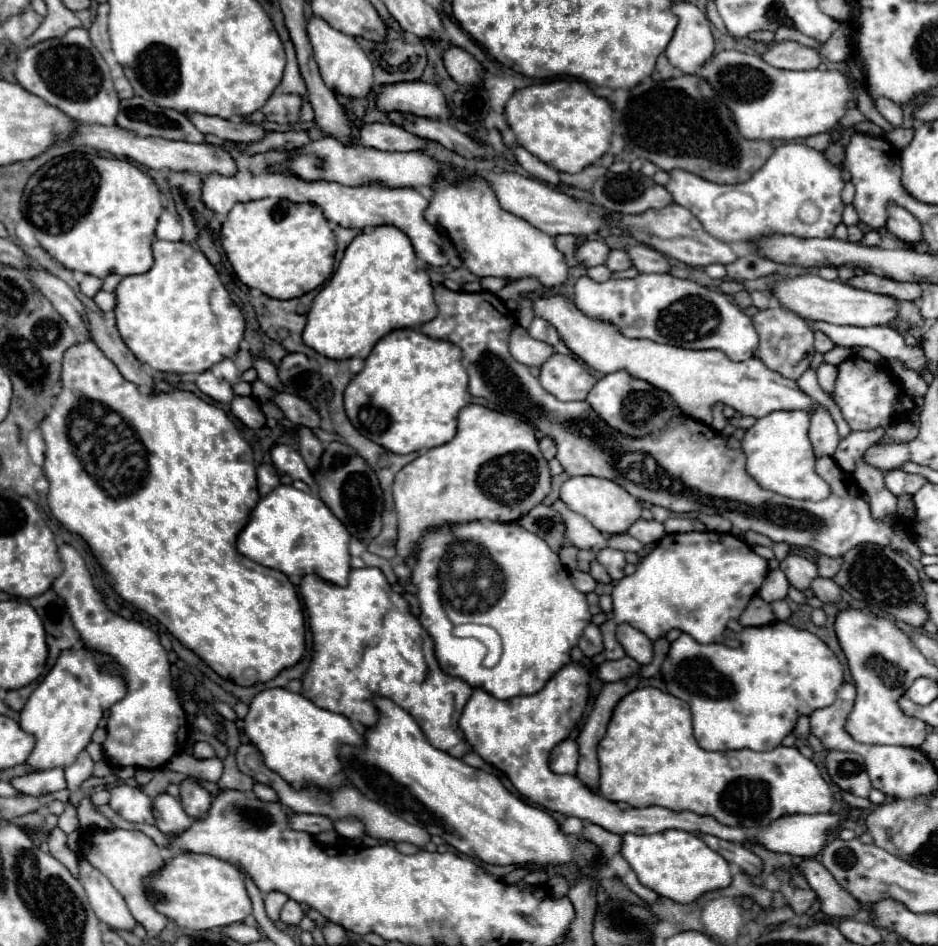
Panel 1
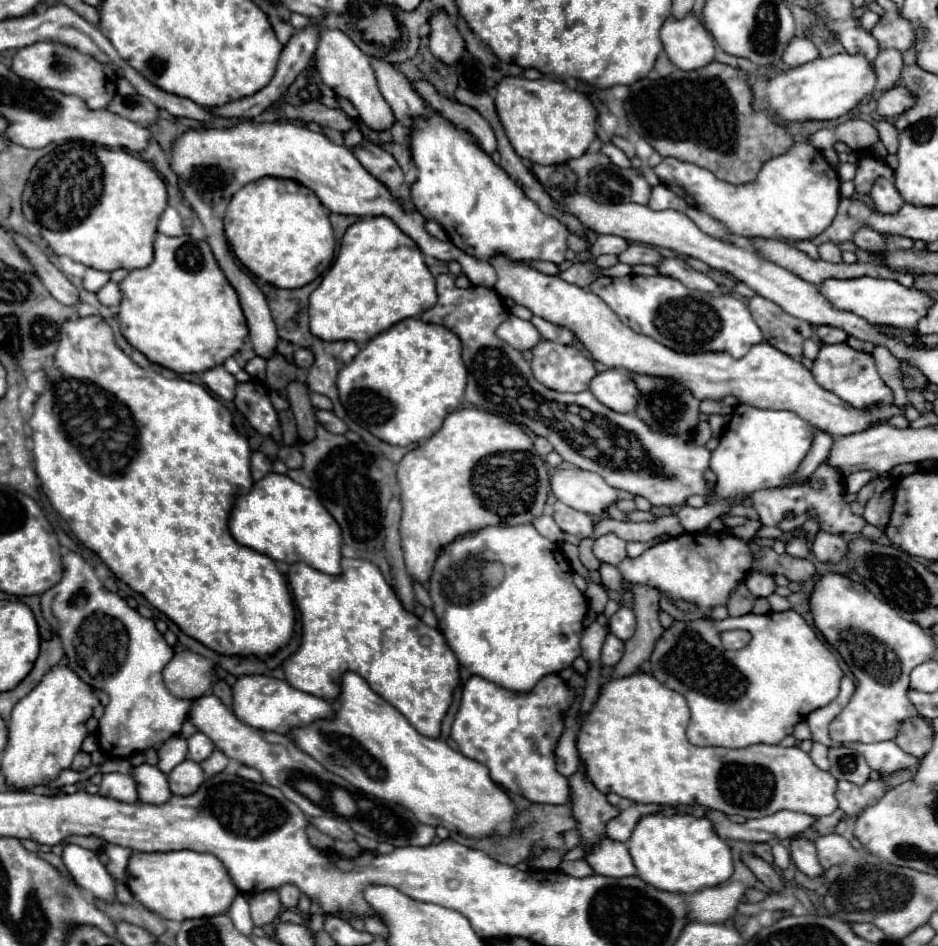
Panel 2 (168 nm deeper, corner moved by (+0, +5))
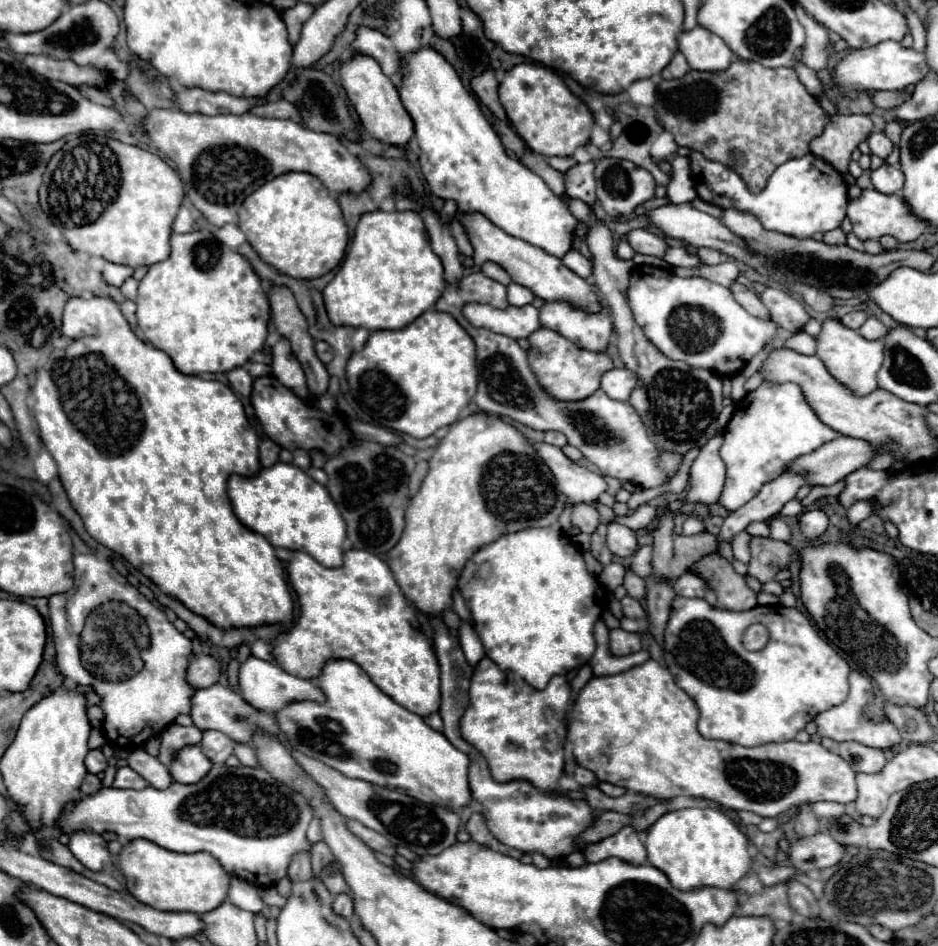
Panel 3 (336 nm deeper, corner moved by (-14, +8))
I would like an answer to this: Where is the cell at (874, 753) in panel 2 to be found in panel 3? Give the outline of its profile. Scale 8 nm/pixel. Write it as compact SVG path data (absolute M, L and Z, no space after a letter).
M853 671L851 673L851 691L847 695L847 699L837 705L831 707L823 713L819 713L813 721L817 723L817 735L819 737L831 737L835 741L859 741L863 745L869 747L879 747L879 749L887 749L887 747L897 747L901 743L901 735L895 729L895 725L889 725L889 721L875 721L865 717L865 707L875 699L875 687L871 683L871 677L867 673L861 671Z

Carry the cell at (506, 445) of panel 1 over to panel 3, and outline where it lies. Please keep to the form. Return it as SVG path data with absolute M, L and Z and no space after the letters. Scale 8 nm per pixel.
M473 413L455 421L447 435L435 447L429 459L429 473L421 483L421 489L411 497L407 507L407 529L403 529L397 545L387 553L387 565L391 567L395 581L413 607L429 617L441 617L453 605L453 591L465 563L481 547L493 543L501 535L515 533L527 527L553 525L567 505L567 497L557 489L555 477L549 467L535 455L529 441L509 423L495 415Z

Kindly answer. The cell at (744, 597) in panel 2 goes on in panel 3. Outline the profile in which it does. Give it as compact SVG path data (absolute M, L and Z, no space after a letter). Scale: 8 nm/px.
M719 553L705 555L695 561L689 571L701 575L707 585L717 593L717 607L727 611L747 611L757 607L757 593L745 583L745 577L735 573L731 563Z

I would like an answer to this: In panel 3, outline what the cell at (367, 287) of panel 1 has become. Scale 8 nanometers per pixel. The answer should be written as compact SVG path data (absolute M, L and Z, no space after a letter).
M371 211L365 213L357 227L343 265L333 281L323 289L325 307L333 325L377 329L403 329L415 321L423 311L431 309L445 289L441 259L433 253L423 219L415 211Z

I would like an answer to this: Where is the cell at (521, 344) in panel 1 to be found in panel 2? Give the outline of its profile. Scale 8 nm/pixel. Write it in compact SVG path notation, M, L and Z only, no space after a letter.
M509 316L499 328L497 328L497 336L507 342L509 346L513 346L515 350L531 350L537 346L537 342L541 342L541 336L537 334L537 328L527 322L521 320L517 316Z

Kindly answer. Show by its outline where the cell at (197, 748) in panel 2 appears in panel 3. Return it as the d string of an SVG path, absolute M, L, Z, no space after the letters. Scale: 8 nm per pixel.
M203 731L201 739L201 751L213 761L213 763L225 763L229 755L233 753L235 741L223 735L221 731Z

